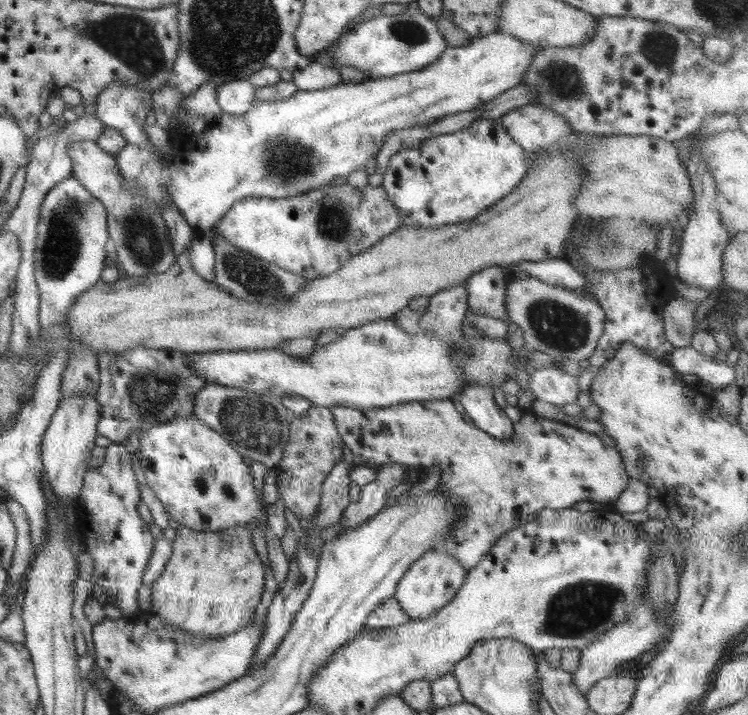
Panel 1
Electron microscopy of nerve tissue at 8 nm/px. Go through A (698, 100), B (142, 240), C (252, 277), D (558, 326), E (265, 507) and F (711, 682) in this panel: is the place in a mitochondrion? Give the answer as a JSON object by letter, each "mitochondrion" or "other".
{"A":"other","B":"mitochondrion","C":"mitochondrion","D":"mitochondrion","E":"other","F":"other"}

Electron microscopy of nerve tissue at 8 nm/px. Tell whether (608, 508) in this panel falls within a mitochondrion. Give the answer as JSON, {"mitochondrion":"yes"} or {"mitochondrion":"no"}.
{"mitochondrion":"no"}

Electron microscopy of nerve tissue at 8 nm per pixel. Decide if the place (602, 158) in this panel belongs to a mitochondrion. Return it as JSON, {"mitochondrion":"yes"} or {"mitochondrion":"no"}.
{"mitochondrion":"no"}

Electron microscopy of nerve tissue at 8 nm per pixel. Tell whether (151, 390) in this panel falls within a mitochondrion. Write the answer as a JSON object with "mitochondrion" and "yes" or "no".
{"mitochondrion":"yes"}

